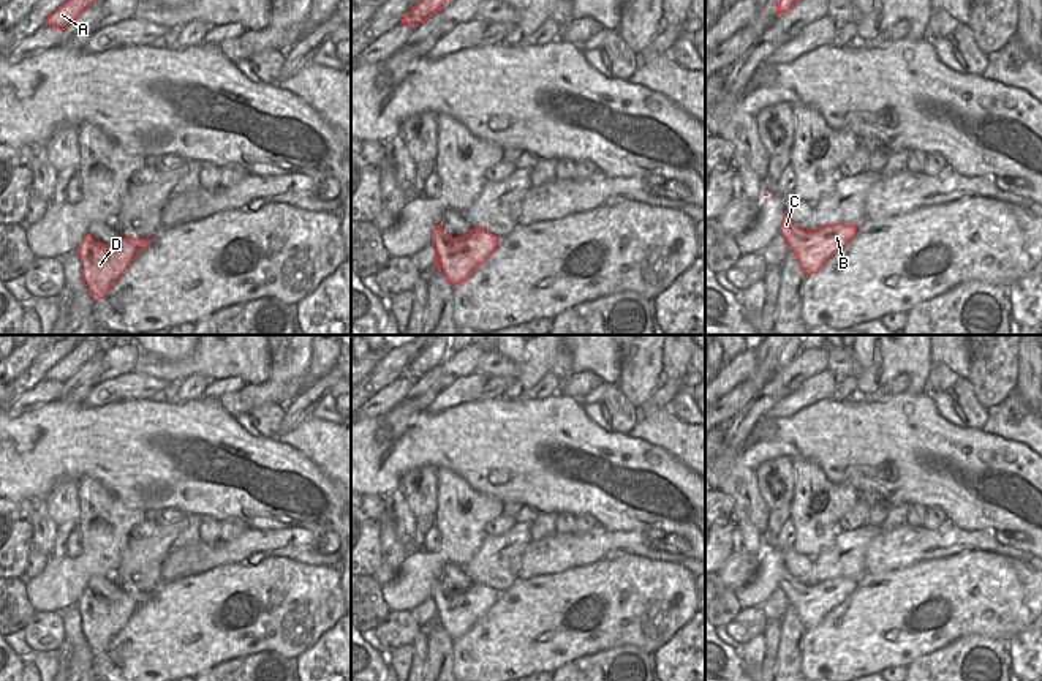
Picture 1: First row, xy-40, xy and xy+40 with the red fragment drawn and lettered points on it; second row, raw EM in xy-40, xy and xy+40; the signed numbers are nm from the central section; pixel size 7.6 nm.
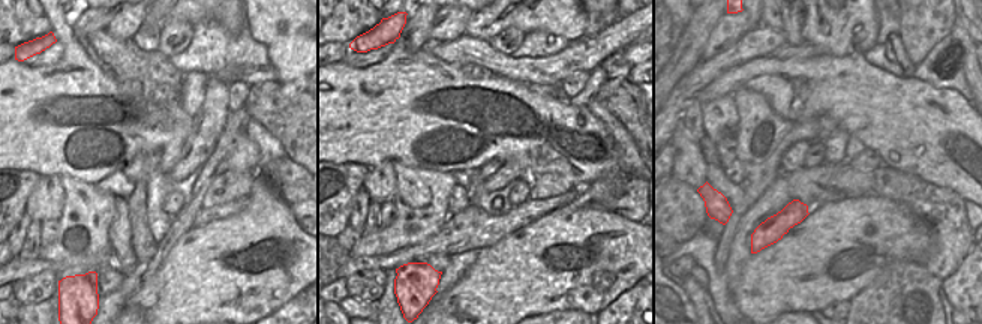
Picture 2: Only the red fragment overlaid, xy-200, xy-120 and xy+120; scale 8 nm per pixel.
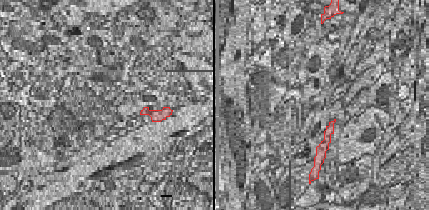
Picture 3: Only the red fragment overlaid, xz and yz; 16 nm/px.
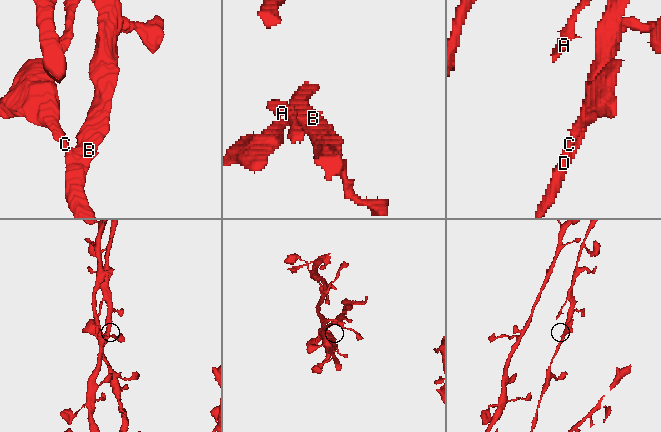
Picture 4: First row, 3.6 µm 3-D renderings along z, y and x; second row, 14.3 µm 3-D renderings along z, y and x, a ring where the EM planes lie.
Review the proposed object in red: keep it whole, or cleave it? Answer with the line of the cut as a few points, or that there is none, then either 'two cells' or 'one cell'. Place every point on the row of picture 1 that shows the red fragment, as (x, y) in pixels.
cut none; one cell

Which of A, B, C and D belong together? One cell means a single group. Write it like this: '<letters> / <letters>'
A B C D

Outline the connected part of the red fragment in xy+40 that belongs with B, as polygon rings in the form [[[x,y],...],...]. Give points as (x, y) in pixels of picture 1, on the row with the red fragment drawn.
[[[784,213],[780,232],[787,248],[797,256],[803,273],[808,277],[816,273],[833,253],[840,251],[854,239],[857,226],[838,223],[805,232],[795,228]]]

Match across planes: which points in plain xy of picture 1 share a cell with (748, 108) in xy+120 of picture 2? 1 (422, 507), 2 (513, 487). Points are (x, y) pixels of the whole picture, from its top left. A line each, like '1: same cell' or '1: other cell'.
1: other cell
2: other cell

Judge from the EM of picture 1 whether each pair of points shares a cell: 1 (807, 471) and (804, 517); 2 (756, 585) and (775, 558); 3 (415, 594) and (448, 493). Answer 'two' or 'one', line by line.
1: one
2: one
3: one

